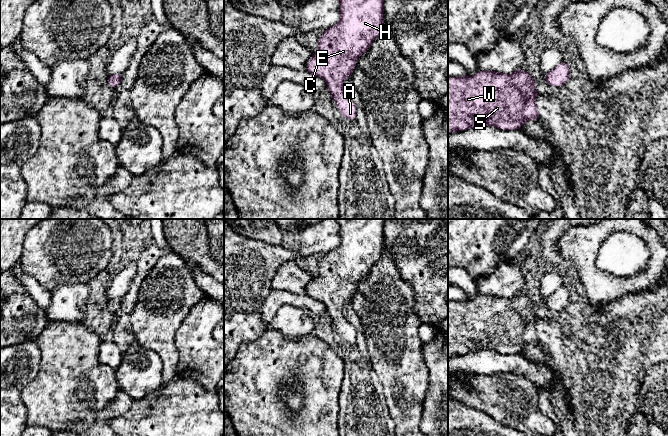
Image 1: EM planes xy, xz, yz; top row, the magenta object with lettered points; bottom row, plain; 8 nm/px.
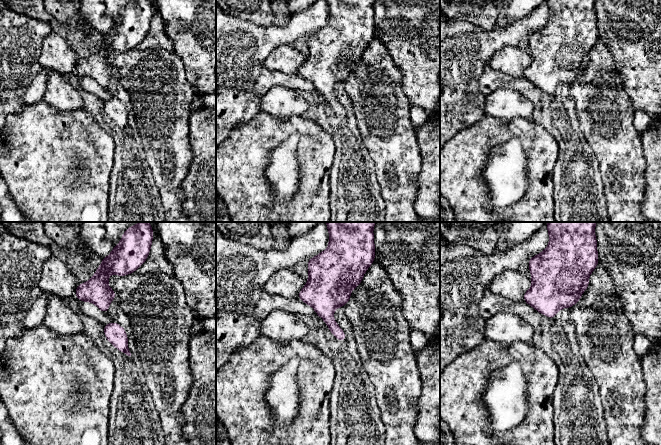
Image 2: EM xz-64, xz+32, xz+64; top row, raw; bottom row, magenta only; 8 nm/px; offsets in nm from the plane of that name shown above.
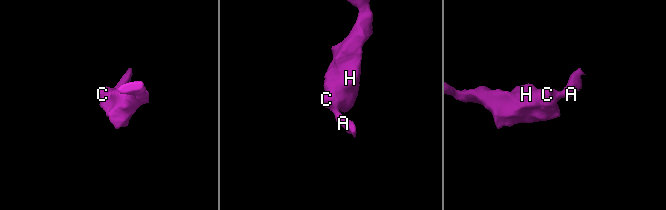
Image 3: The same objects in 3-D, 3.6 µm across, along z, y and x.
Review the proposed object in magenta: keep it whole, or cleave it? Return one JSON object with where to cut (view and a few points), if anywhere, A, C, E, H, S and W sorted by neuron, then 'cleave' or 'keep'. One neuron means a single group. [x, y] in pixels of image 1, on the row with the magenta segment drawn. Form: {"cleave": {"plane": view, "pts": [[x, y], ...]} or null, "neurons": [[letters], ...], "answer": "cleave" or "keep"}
{"cleave": null, "neurons": [["A", "C", "E", "H", "S", "W"]], "answer": "keep"}

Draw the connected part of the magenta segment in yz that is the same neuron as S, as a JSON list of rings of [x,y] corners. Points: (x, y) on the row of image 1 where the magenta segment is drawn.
[[[522,68],[513,74],[479,70],[470,77],[448,77],[448,134],[483,125],[519,130],[525,121],[540,118],[536,96],[535,81]]]

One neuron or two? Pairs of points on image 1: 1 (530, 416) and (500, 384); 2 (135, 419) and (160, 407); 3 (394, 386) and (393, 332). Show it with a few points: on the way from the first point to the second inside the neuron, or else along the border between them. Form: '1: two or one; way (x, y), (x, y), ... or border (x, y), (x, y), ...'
1: one; way (522, 408), (506, 392)
2: one; way (141, 419), (148, 419), (154, 413)
3: one; way (394, 373), (394, 345)

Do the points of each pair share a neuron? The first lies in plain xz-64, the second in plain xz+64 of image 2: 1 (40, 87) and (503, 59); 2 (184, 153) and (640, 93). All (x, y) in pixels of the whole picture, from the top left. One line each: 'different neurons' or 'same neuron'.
1: different neurons
2: different neurons

